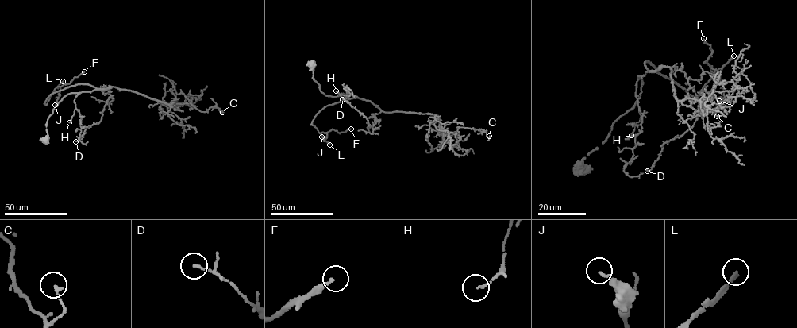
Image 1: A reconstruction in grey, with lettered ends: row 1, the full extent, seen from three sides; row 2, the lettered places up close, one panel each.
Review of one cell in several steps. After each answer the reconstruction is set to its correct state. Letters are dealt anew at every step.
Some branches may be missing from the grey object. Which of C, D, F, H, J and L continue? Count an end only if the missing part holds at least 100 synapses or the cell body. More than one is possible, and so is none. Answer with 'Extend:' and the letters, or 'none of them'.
Extend: F, L

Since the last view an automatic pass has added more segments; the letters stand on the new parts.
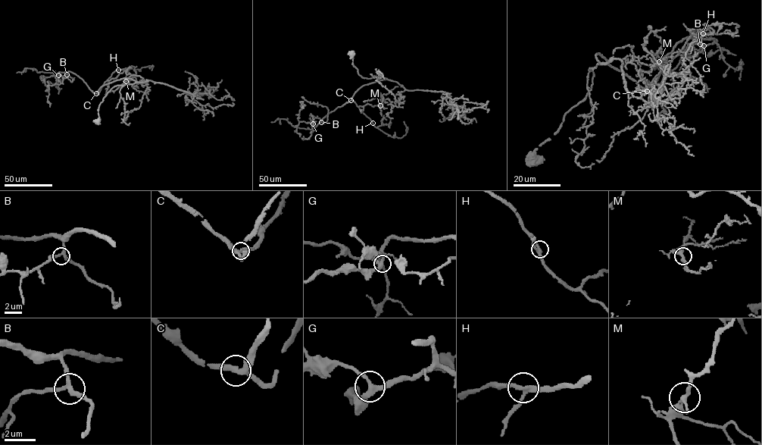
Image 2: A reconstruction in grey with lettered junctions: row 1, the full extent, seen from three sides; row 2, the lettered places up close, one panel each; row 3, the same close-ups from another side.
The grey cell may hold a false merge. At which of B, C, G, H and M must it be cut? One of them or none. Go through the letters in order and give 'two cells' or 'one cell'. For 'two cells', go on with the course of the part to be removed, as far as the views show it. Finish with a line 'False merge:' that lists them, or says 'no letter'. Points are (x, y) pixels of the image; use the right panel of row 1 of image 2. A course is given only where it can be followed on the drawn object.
B: one cell
C: one cell
G: one cell
H: one cell
M: one cell
False merge: no letter

